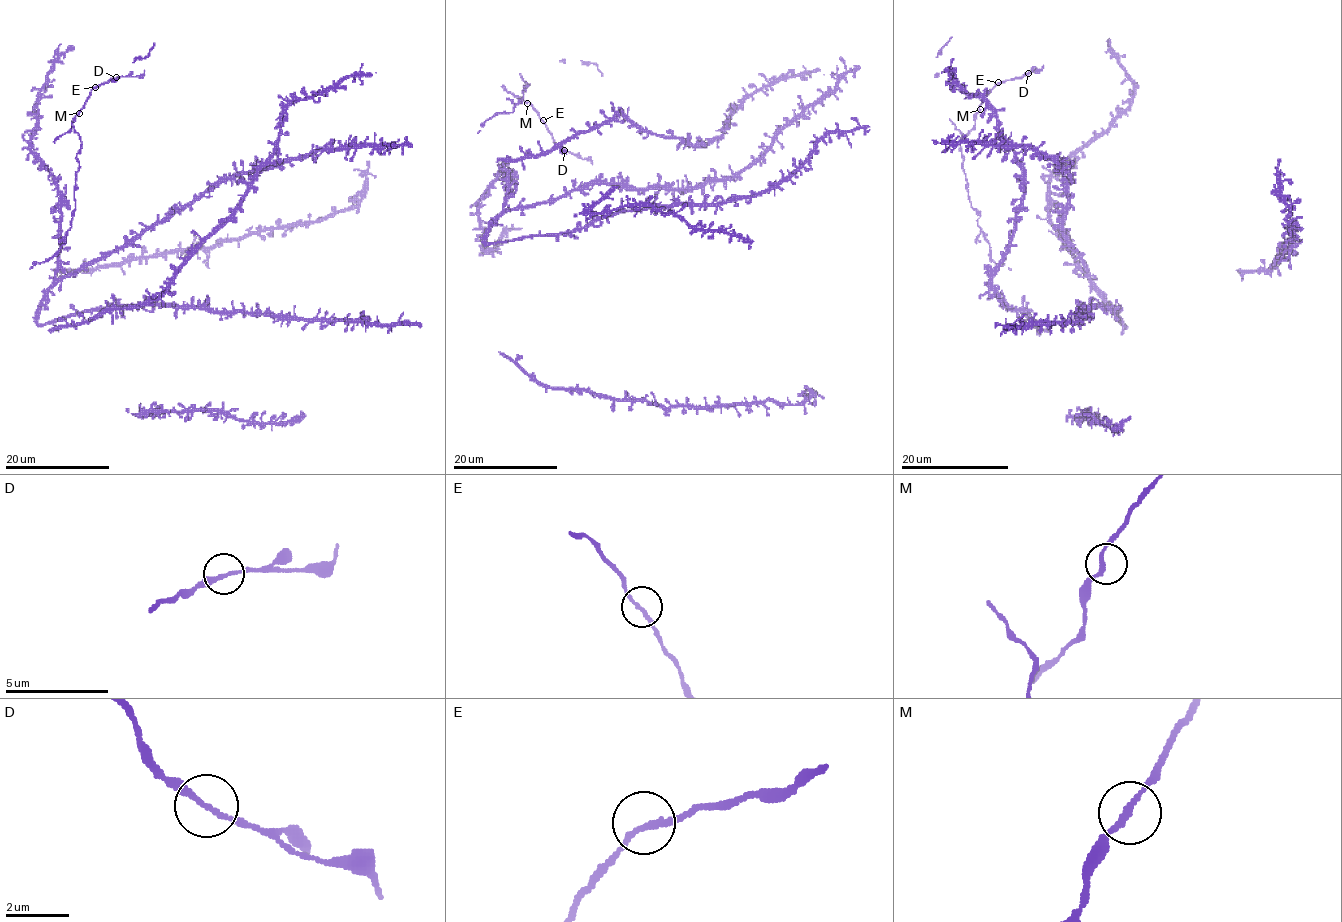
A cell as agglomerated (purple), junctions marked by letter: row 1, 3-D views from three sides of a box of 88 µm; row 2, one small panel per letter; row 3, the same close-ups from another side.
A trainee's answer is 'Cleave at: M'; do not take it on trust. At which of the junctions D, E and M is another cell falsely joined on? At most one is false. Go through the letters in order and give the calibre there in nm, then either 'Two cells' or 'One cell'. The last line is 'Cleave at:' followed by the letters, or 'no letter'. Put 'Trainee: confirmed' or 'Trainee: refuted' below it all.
D: Thickness 170 nm. One cell
E: Thickness 170 nm. One cell
M: Thickness 180 nm. One cell
Cleave at: no letter
Trainee: refuted

